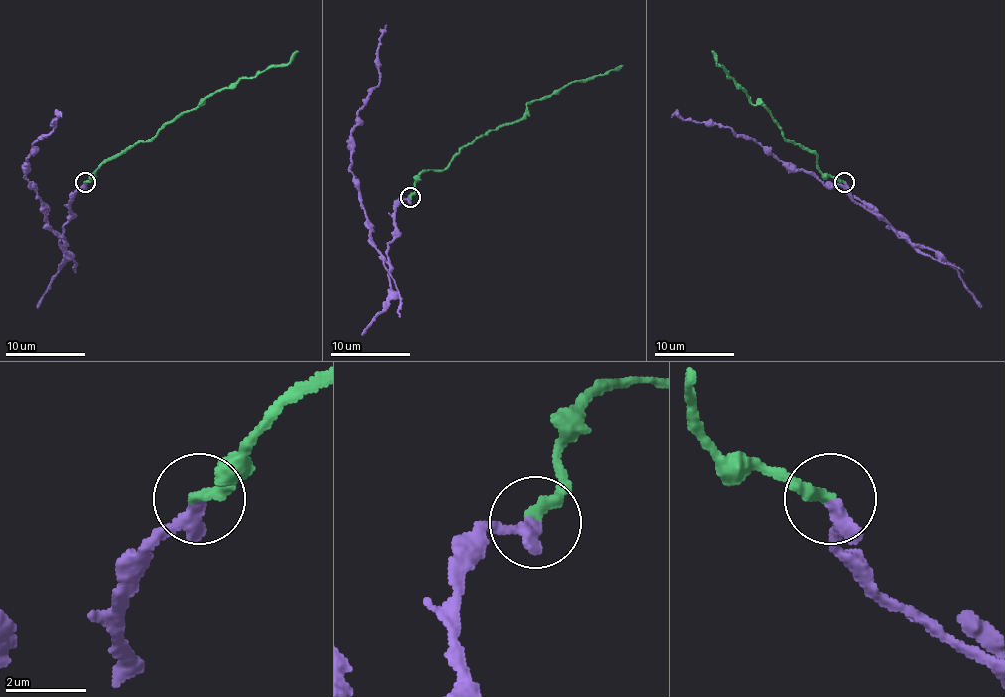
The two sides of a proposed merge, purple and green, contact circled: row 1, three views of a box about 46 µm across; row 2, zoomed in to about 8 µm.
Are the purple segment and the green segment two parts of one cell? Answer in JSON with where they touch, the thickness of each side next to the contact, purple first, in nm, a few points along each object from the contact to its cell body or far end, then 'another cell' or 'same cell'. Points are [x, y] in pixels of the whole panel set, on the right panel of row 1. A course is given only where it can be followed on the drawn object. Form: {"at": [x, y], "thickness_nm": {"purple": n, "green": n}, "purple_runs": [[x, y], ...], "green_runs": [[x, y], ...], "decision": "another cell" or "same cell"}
{"at": [844, 182], "thickness_nm": {"purple": 260, "green": 320}, "purple_runs": [[843, 182], [857, 202], [901, 234], [847, 190], [790, 171], [730, 127], [670, 117]], "green_runs": [[843, 182], [827, 177], [818, 167], [816, 155], [784, 137], [768, 111], [750, 101], [728, 77], [712, 51]], "decision": "another cell"}

